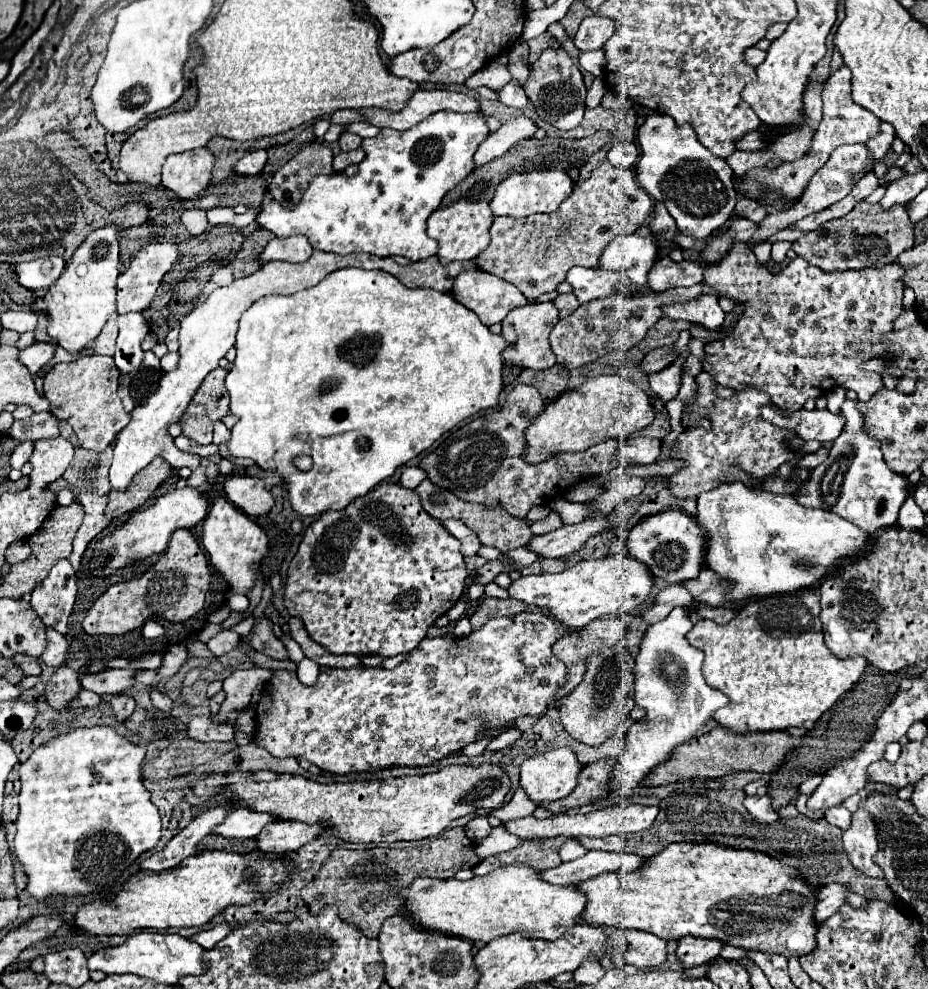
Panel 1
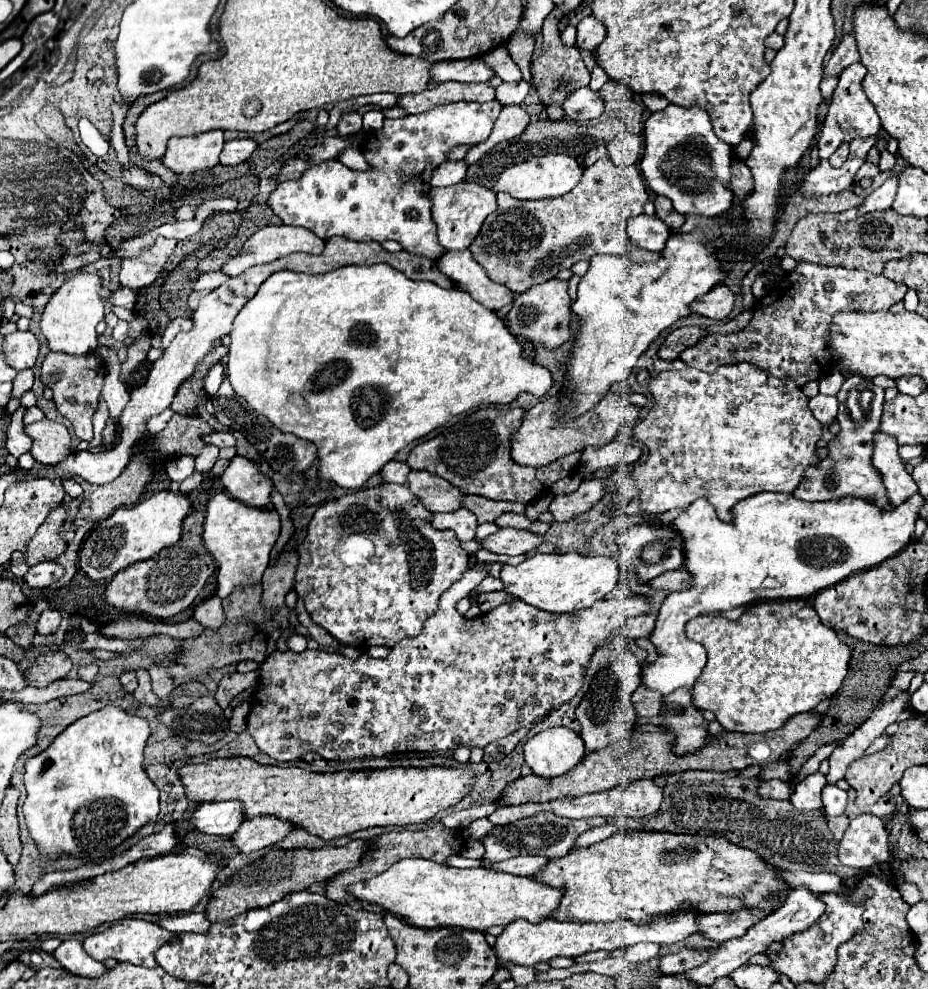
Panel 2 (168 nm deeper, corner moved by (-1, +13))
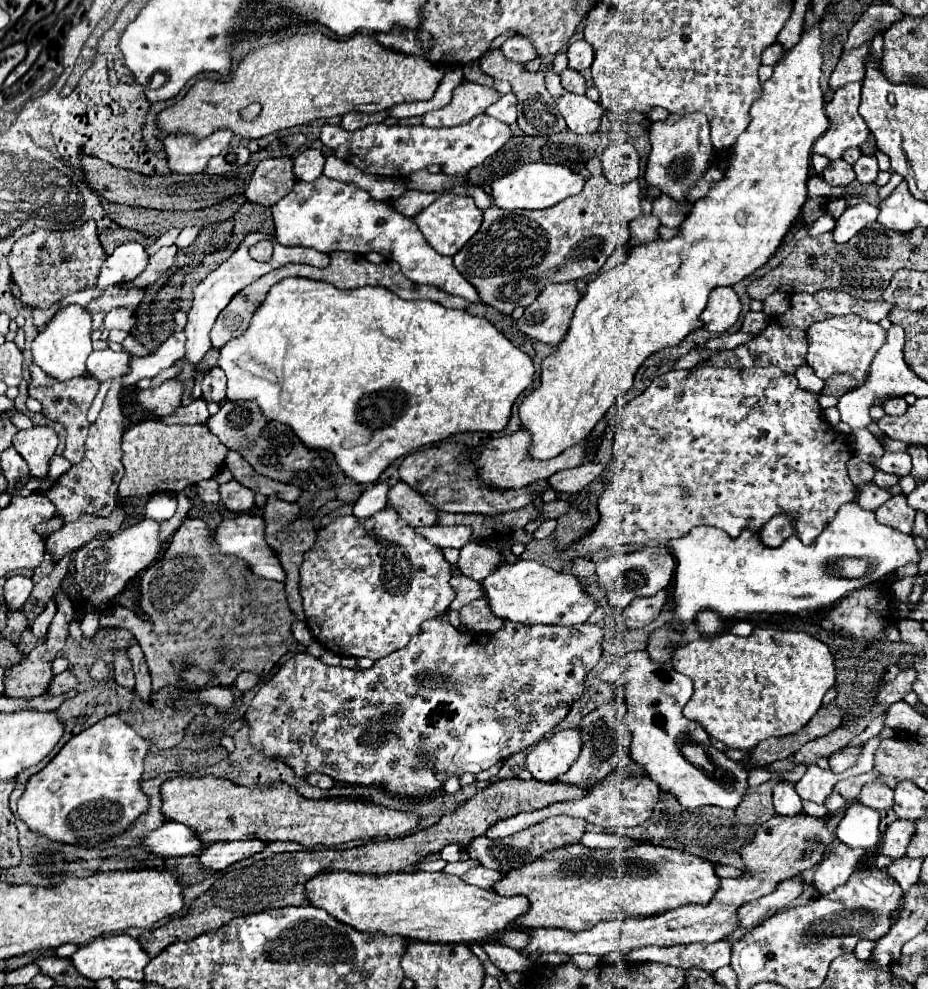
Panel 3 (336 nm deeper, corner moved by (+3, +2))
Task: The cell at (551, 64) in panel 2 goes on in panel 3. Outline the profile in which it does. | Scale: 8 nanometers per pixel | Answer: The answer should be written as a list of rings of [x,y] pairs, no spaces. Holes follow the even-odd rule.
[[[566,68],[560,74],[560,78],[562,78],[562,86],[568,92],[572,92],[572,94],[584,94],[586,92],[586,80],[584,80],[584,76],[580,72],[576,72],[572,68]]]

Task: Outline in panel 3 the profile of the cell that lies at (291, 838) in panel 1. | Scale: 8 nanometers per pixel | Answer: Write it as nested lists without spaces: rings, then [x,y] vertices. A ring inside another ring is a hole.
[[[262,840],[216,842],[216,844],[210,844],[202,850],[200,864],[206,868],[212,868],[212,870],[224,870],[238,860],[244,860],[244,858],[250,858],[250,856],[262,852],[266,844],[268,842],[262,842]]]

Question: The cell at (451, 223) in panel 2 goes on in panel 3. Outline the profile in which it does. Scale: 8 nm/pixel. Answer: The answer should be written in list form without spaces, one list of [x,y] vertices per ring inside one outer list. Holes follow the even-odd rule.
[[[444,192],[426,210],[422,210],[414,220],[416,220],[418,228],[420,228],[420,232],[424,234],[424,238],[428,240],[428,244],[438,254],[454,256],[456,252],[460,252],[460,248],[480,228],[480,224],[482,224],[482,210],[474,204],[474,200],[470,196],[456,196],[452,192]]]

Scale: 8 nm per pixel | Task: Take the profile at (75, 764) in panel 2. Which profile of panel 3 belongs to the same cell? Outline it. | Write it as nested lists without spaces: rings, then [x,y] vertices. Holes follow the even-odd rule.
[[[110,716],[96,722],[84,732],[72,736],[38,774],[30,776],[30,780],[26,782],[26,790],[18,800],[18,816],[32,832],[38,832],[48,840],[62,844],[92,846],[120,836],[120,832],[128,830],[138,820],[138,816],[150,808],[150,798],[140,788],[142,760],[148,754],[148,748],[148,740],[138,736],[120,718]]]

